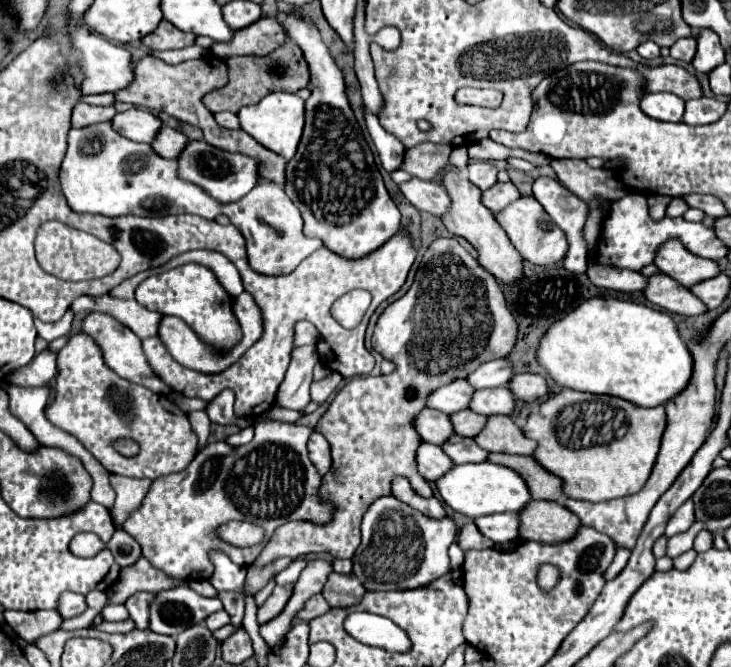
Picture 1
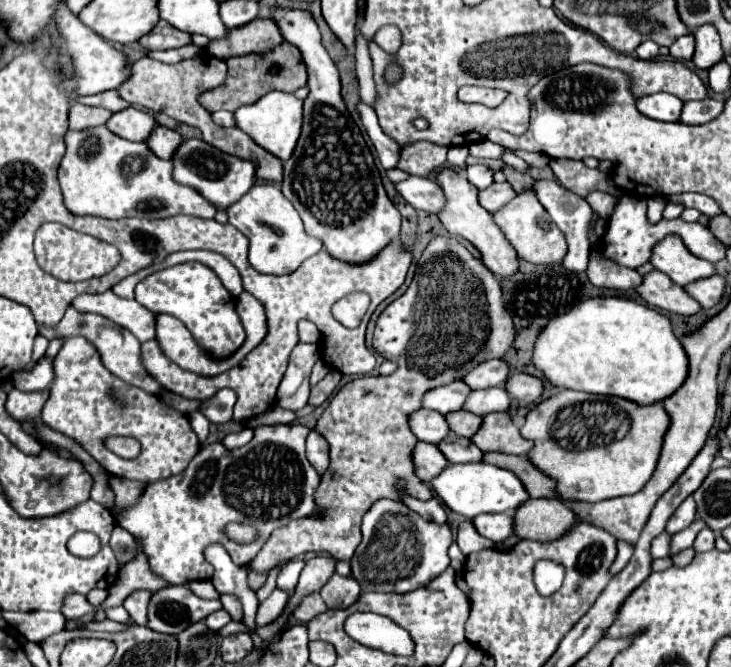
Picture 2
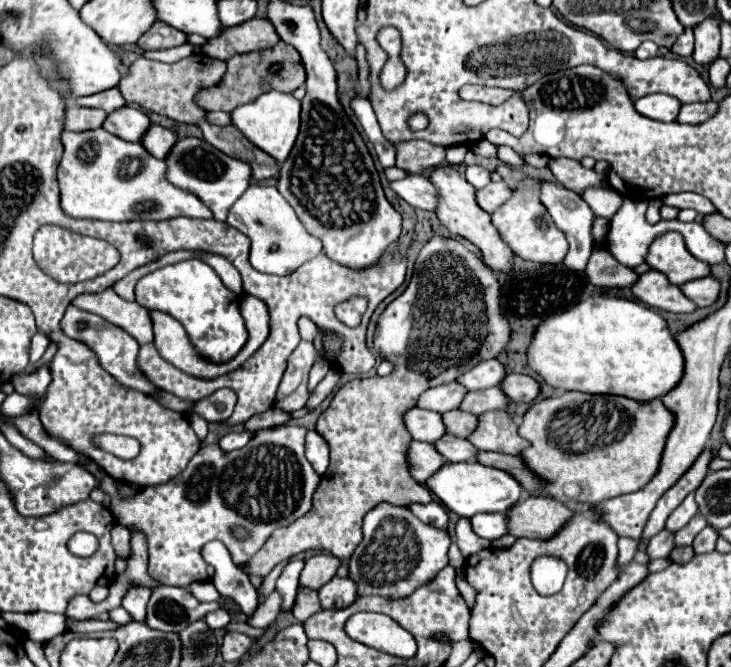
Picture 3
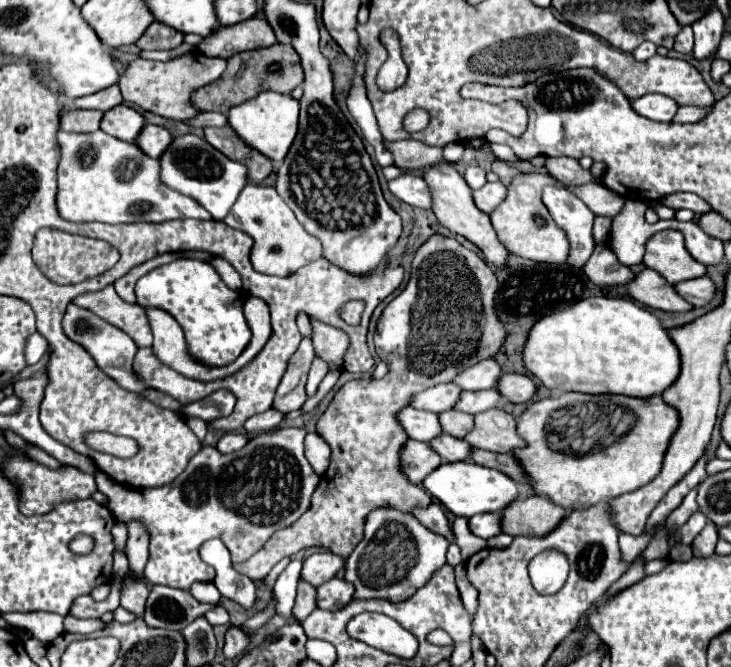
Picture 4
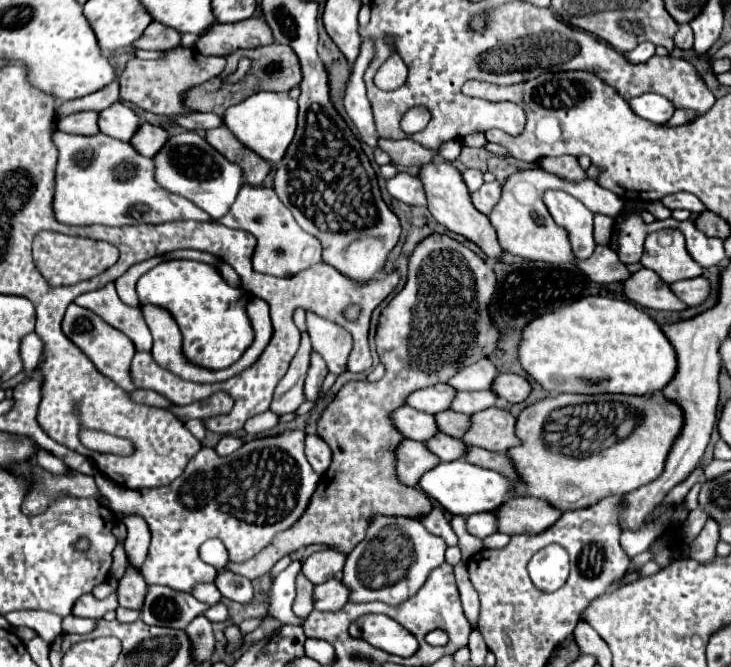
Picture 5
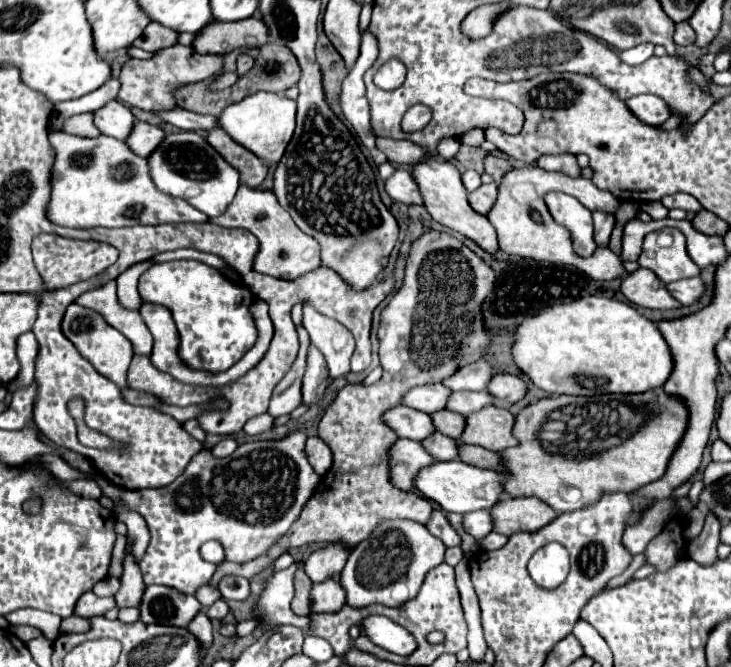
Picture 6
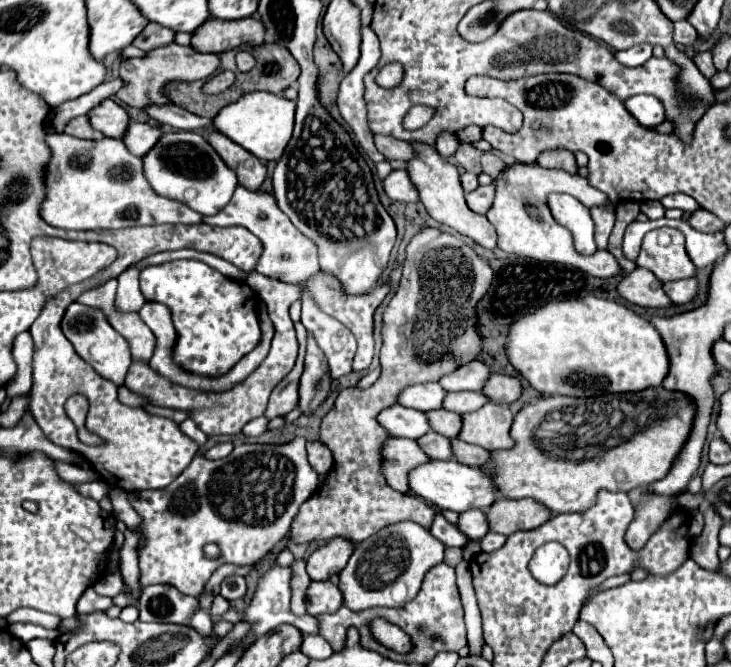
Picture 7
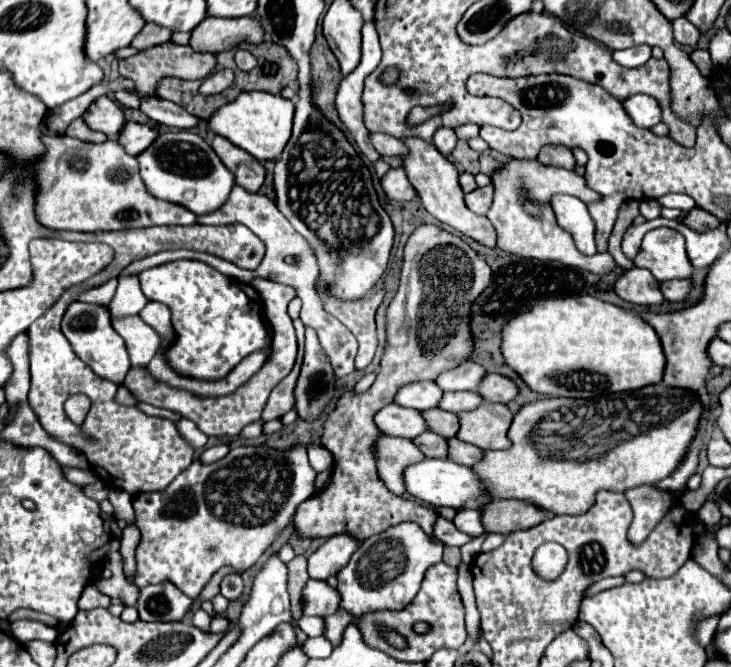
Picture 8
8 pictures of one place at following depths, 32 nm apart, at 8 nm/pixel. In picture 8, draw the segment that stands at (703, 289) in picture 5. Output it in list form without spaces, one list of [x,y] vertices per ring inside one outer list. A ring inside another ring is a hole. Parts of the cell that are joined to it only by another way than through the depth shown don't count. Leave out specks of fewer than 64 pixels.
[[[668,280],[660,284],[660,292],[666,300],[684,300],[690,292],[690,280]]]

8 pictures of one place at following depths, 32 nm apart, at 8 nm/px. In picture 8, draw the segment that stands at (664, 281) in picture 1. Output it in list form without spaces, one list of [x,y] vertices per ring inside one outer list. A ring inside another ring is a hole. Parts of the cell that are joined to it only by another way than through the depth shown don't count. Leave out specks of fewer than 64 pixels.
[[[630,268],[626,270],[614,284],[614,292],[630,302],[630,304],[638,304],[638,306],[652,306],[652,304],[660,304],[664,298],[660,294],[658,288],[658,280],[652,278],[652,274],[644,268]]]

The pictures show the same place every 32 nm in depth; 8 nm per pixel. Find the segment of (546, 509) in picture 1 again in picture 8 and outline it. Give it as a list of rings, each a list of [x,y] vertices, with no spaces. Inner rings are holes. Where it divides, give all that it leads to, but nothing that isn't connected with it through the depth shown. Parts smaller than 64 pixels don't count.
[[[492,500],[480,512],[484,530],[498,534],[510,534],[516,530],[532,528],[544,518],[544,512],[540,508],[530,502],[518,500]]]

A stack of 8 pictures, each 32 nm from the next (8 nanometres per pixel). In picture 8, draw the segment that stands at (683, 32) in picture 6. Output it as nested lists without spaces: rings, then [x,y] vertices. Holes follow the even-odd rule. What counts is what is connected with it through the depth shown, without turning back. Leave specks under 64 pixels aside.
[[[686,16],[672,20],[672,26],[674,26],[674,40],[676,42],[696,48],[698,40],[700,40],[700,30],[696,30],[696,26],[692,26],[692,22],[688,22]]]

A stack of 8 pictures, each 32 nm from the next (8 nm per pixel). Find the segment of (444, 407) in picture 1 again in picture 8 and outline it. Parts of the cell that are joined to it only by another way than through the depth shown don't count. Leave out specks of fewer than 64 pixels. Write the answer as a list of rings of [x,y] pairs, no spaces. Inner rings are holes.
[[[424,380],[424,382],[410,382],[408,386],[402,386],[402,390],[396,392],[394,402],[398,406],[406,406],[414,410],[428,410],[438,406],[440,398],[442,398],[442,390],[436,386],[436,382]],[[412,404],[418,404],[418,406],[412,406]]]

